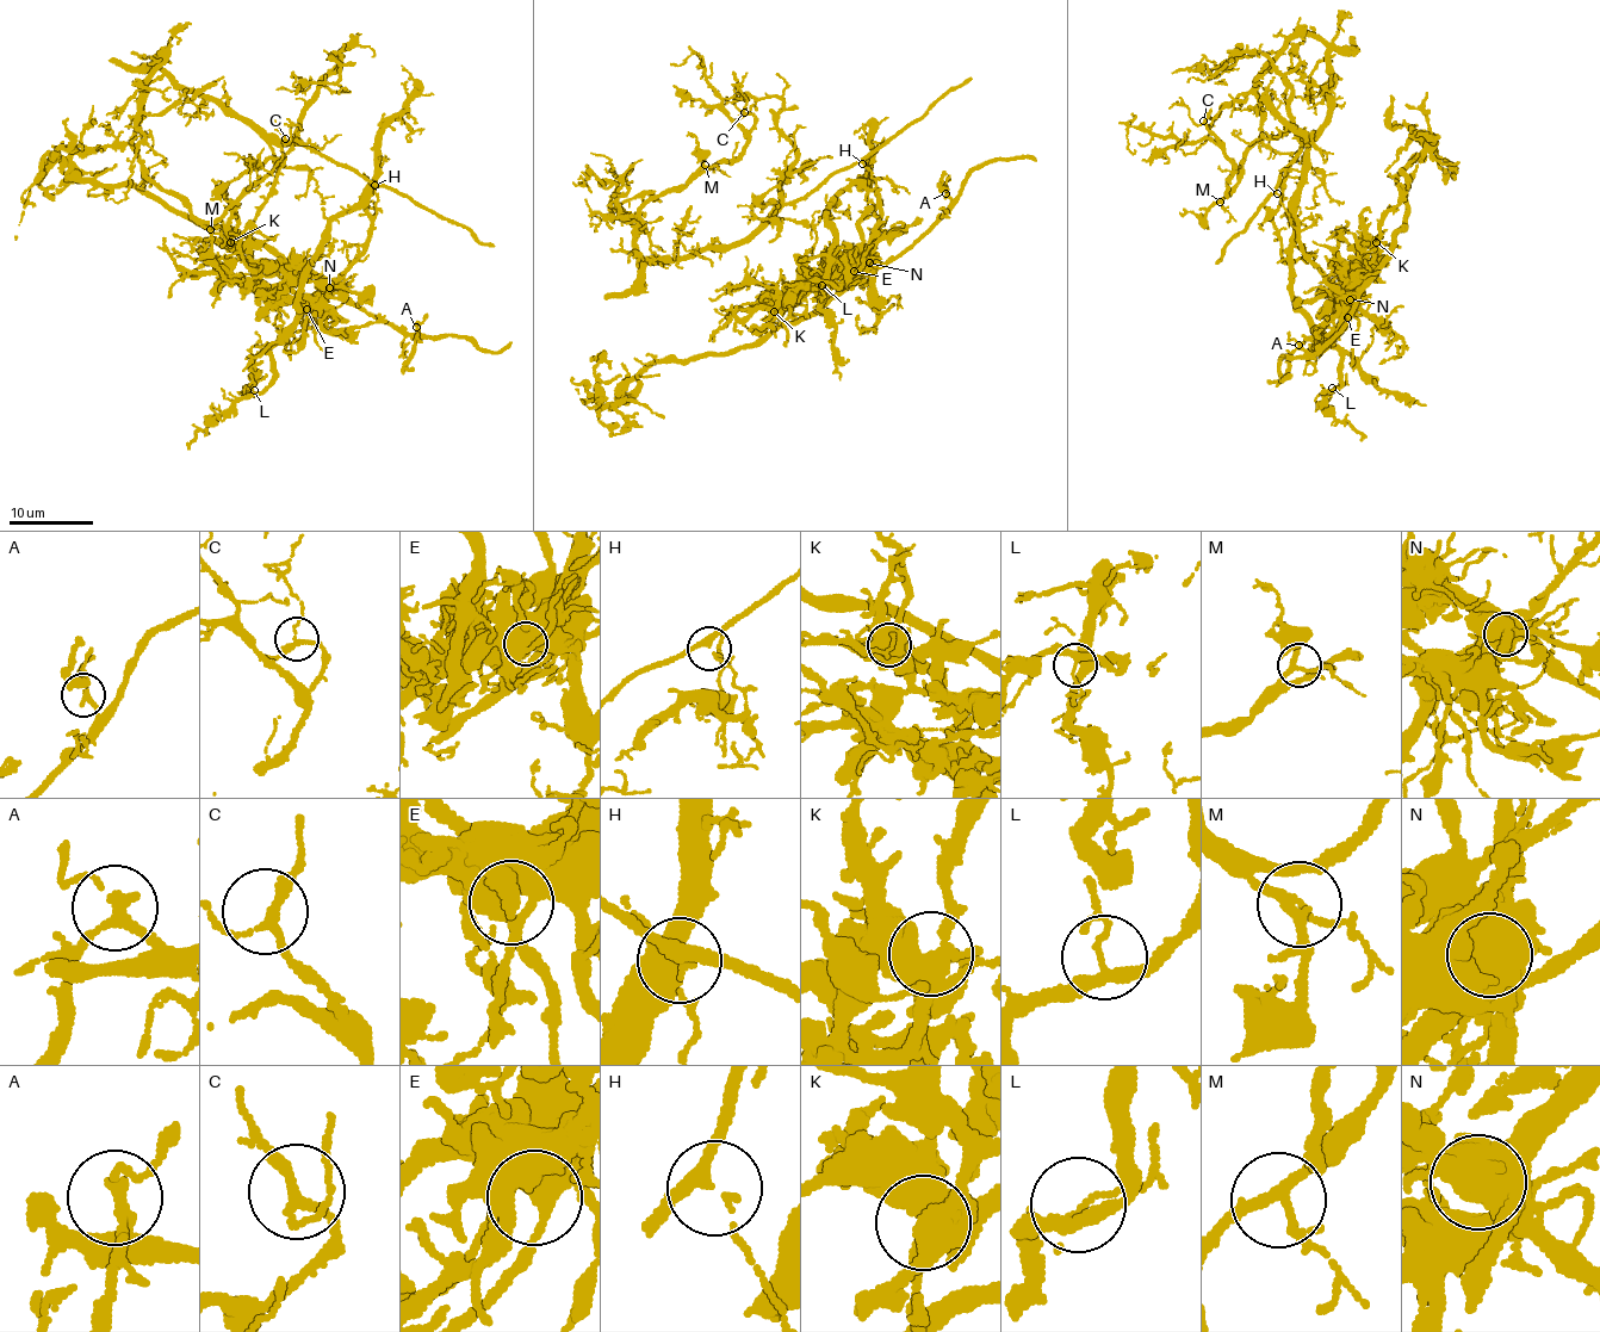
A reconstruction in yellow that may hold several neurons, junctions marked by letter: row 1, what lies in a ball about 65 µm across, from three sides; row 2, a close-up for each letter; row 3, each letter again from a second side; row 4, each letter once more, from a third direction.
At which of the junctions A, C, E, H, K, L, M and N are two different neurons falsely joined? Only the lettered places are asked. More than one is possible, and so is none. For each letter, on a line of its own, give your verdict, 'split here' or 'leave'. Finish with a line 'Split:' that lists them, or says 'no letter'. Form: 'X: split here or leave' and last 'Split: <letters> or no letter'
A: leave
C: leave
E: leave
H: split here
K: leave
L: leave
M: leave
N: split here
Split: H, N

